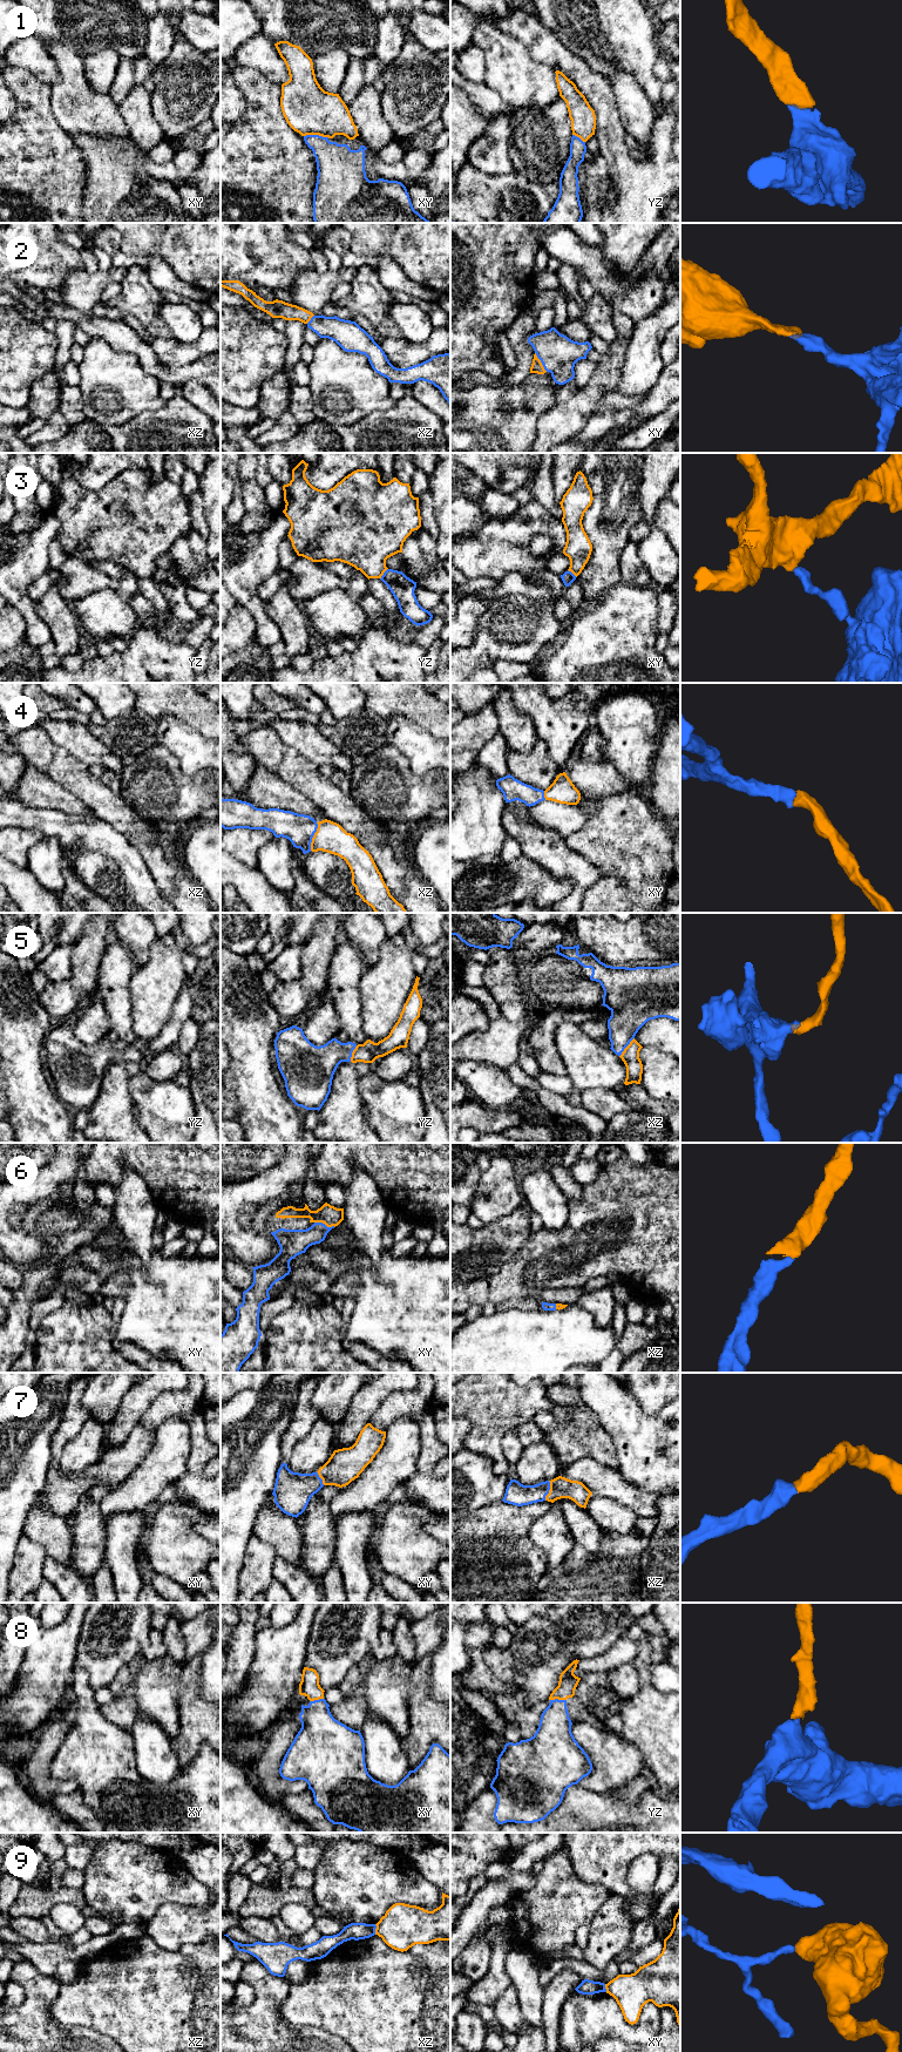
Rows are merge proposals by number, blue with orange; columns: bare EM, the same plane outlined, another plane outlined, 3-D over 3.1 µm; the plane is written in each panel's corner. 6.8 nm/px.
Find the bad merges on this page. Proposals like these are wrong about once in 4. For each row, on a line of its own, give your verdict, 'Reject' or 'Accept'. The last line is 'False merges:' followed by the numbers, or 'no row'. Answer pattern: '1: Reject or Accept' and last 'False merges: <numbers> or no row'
1: Accept
2: Accept
3: Reject
4: Accept
5: Accept
6: Accept
7: Accept
8: Accept
9: Reject
False merges: 3, 9

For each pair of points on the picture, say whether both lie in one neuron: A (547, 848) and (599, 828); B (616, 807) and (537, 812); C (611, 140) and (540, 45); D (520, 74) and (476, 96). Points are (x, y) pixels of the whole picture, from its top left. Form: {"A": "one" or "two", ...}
{"A": "two", "B": "two", "C": "one", "D": "two"}

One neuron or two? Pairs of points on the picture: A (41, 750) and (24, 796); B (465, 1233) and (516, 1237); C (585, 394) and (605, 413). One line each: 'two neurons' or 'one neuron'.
A: two neurons
B: one neuron
C: two neurons

